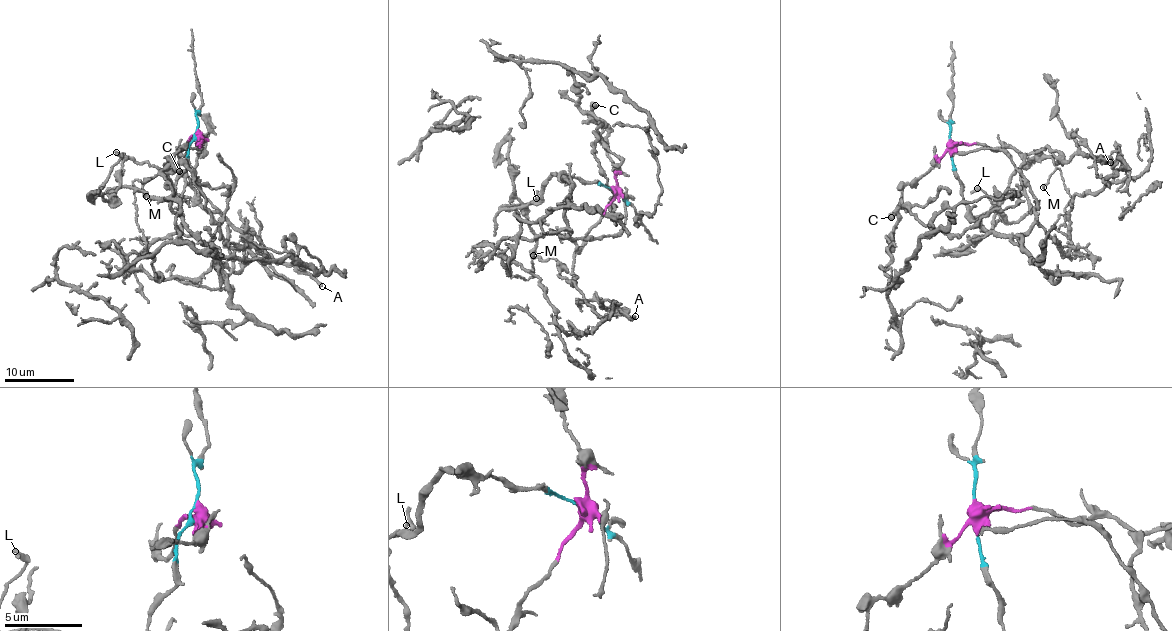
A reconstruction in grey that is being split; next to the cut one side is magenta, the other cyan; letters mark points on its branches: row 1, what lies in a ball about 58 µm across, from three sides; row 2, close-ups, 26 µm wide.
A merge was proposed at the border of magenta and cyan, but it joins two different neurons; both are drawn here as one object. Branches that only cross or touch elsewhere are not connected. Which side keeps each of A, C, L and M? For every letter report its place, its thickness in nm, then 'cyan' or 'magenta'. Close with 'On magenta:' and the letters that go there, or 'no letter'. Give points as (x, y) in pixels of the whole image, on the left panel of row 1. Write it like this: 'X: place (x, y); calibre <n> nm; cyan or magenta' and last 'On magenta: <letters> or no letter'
A: place (322, 286); calibre 320 nm; magenta
C: place (179, 171); calibre 550 nm; magenta
L: place (116, 152); calibre 280 nm; cyan
M: place (146, 196); calibre 180 nm; cyan
On magenta: A, C

